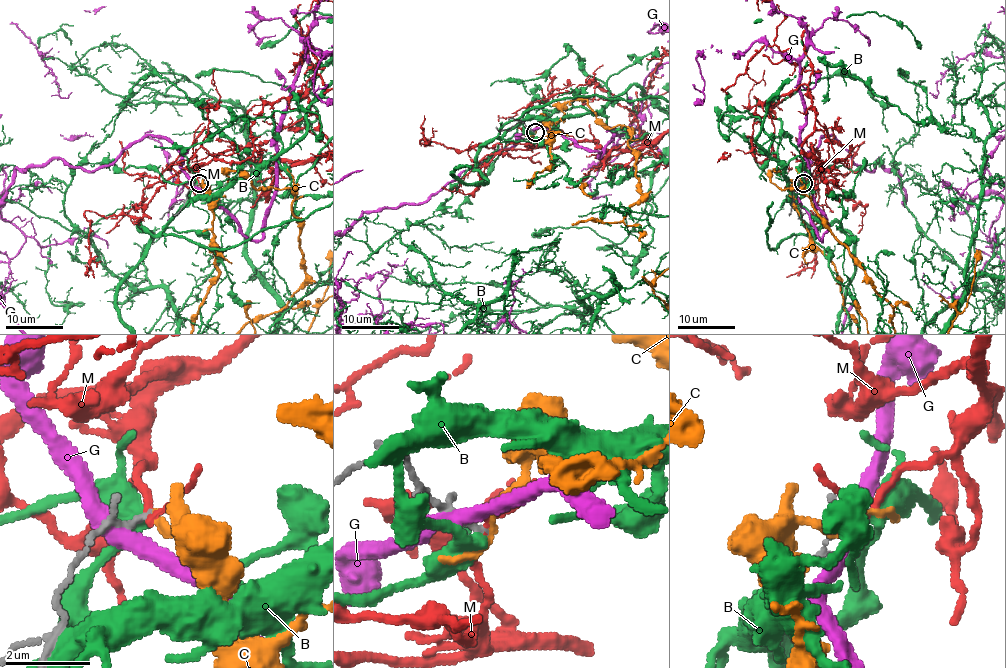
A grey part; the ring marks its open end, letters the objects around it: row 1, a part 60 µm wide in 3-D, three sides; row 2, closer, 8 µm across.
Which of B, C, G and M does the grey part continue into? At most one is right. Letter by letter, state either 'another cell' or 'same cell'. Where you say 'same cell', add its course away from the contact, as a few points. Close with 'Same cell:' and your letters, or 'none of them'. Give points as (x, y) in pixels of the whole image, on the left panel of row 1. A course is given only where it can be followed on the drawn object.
B: another cell
C: another cell
G: another cell
M: same cell
Same cell: M

